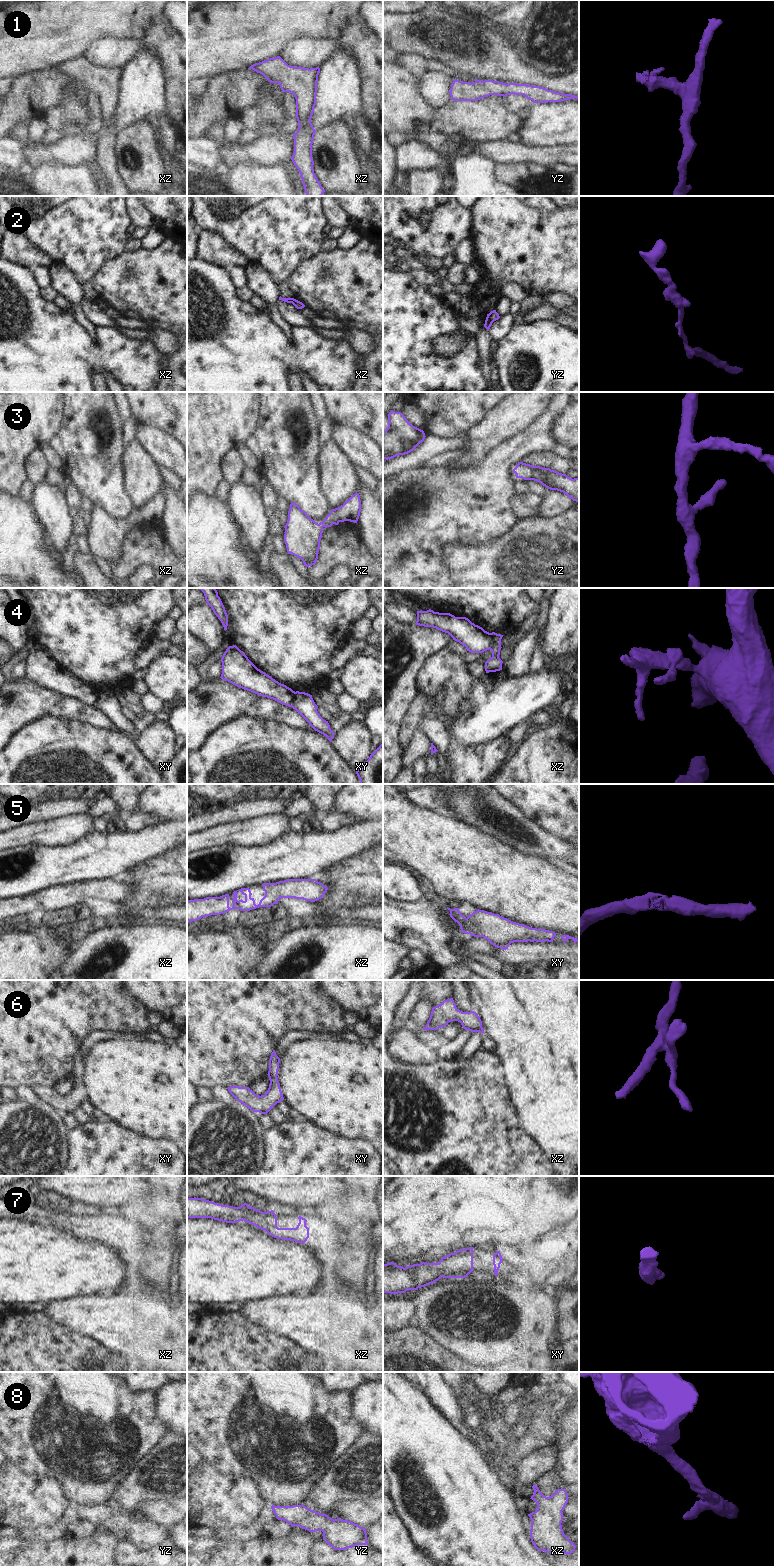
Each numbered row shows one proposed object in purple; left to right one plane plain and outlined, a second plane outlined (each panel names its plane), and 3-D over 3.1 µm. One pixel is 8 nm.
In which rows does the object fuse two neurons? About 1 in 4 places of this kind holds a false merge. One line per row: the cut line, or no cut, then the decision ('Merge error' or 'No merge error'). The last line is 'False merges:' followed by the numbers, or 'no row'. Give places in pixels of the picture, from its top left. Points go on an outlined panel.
1: No split. No merge error
2: Split along yz (492, 322), (485, 323). Merge error
3: No split. No merge error
4: Split along xz (489, 633), (492, 639), (490, 648). Merge error
5: No split. No merge error
6: No split. No merge error
7: No split. No merge error
8: No split. No merge error
False merges: 2, 4

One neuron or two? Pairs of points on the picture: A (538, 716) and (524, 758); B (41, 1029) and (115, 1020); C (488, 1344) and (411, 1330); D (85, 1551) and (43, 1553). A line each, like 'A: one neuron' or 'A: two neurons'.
A: two neurons
B: one neuron
C: two neurons
D: one neuron

